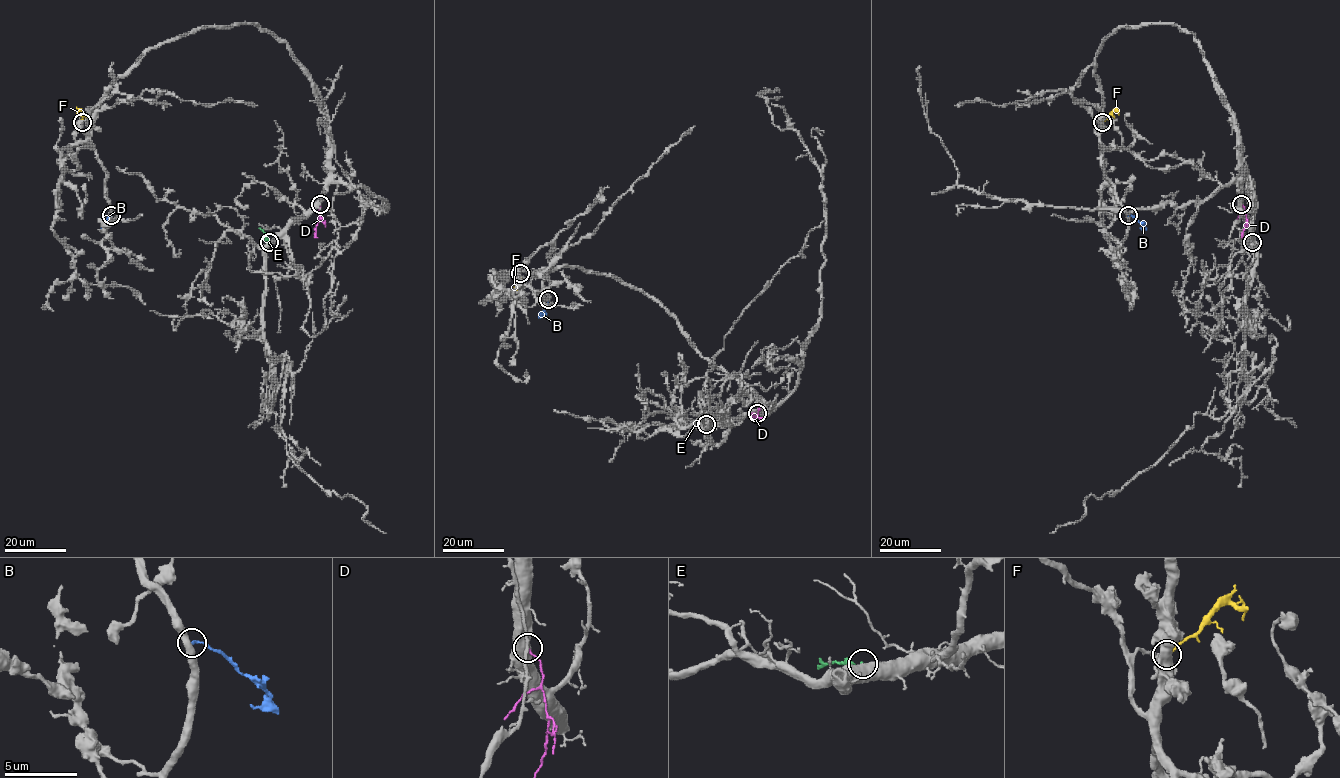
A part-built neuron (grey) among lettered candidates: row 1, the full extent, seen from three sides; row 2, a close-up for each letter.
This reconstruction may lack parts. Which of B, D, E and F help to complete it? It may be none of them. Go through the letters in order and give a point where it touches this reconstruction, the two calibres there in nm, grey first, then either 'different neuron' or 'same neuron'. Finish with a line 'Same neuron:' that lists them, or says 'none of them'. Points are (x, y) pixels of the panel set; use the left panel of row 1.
B: (111, 215) | 500/170 nm | different neuron
D: (320, 204) | 700/110 nm | same neuron
E: (269, 242) | 700/200 nm | different neuron
F: (82, 122) | 440/240 nm | different neuron
Same neuron: D

